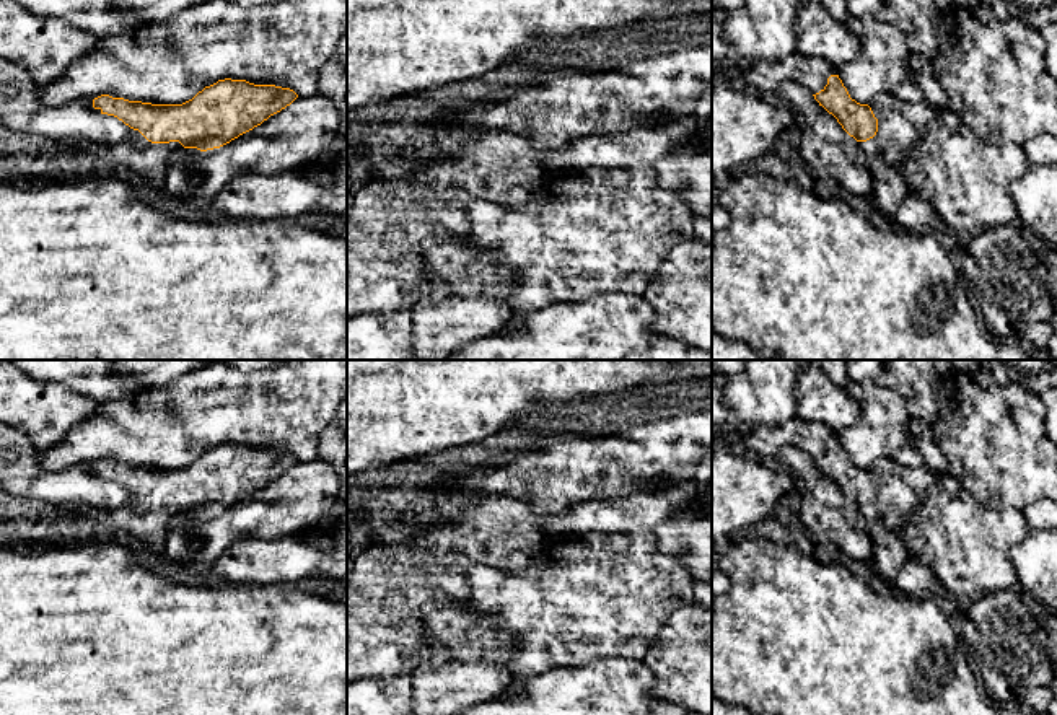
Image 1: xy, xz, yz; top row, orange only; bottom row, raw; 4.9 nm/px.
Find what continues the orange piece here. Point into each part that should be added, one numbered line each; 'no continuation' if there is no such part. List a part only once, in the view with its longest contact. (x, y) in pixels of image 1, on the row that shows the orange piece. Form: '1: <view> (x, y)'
1: xy (134, 157)

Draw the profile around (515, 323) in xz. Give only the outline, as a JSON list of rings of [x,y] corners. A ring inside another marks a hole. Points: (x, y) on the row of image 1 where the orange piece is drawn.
[[[516,311],[498,331],[497,334],[511,334],[515,331],[523,331],[526,324],[528,313]]]

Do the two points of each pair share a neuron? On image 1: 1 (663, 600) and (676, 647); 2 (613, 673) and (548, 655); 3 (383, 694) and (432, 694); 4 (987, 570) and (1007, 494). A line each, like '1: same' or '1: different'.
1: different
2: different
3: different
4: different

